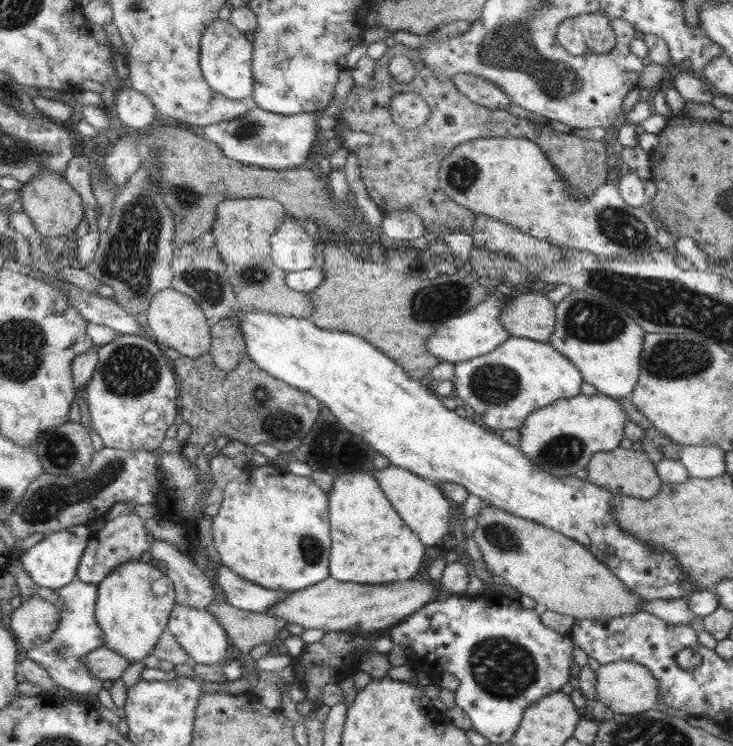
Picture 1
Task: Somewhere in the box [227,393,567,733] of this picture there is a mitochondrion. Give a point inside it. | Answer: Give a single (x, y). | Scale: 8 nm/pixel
(503, 668)

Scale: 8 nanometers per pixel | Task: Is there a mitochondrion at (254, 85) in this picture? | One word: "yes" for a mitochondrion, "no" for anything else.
no

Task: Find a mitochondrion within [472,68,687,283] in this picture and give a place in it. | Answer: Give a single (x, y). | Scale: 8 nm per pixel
(626, 230)

